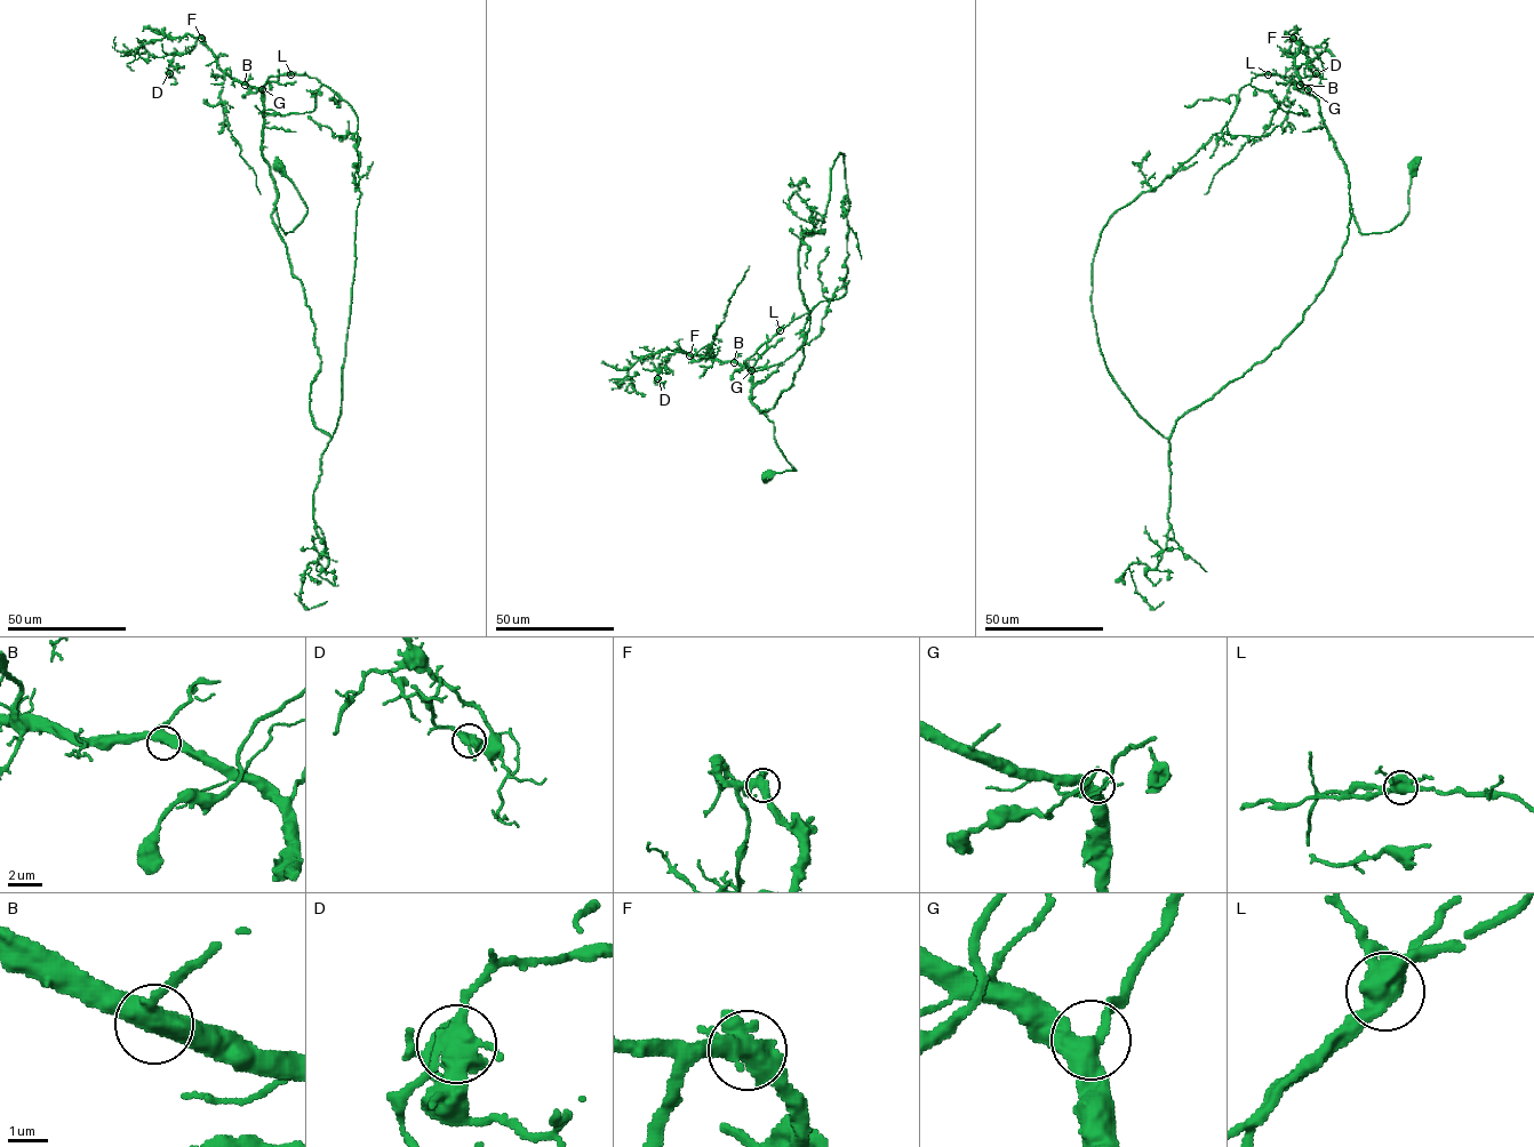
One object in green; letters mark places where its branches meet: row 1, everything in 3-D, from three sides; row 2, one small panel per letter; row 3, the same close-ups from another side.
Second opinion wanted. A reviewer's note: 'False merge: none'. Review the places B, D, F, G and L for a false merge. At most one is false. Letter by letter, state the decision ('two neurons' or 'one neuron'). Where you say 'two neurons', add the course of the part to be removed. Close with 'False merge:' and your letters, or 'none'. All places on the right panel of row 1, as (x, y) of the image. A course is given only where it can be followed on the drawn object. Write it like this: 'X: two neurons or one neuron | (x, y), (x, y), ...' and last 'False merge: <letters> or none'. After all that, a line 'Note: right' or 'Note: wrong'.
B: one neuron
D: one neuron
F: one neuron
G: one neuron
L: one neuron
False merge: none
Note: right

